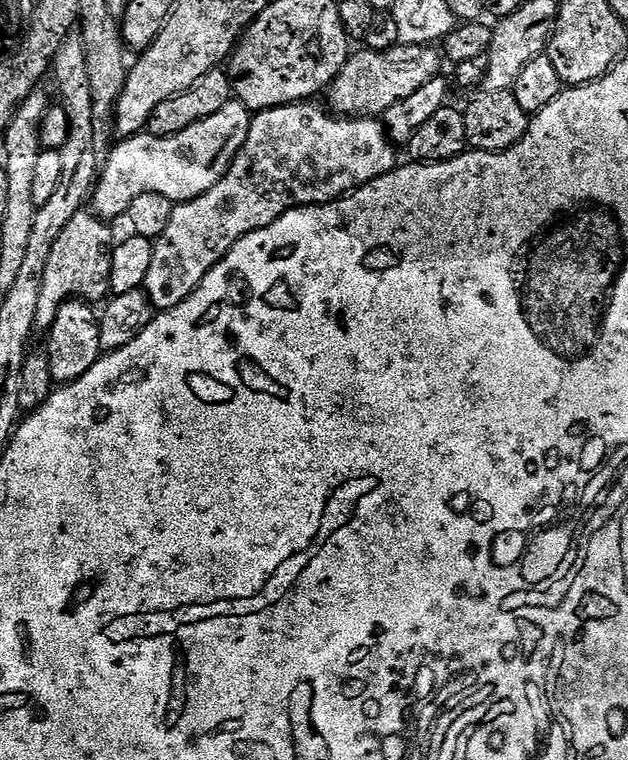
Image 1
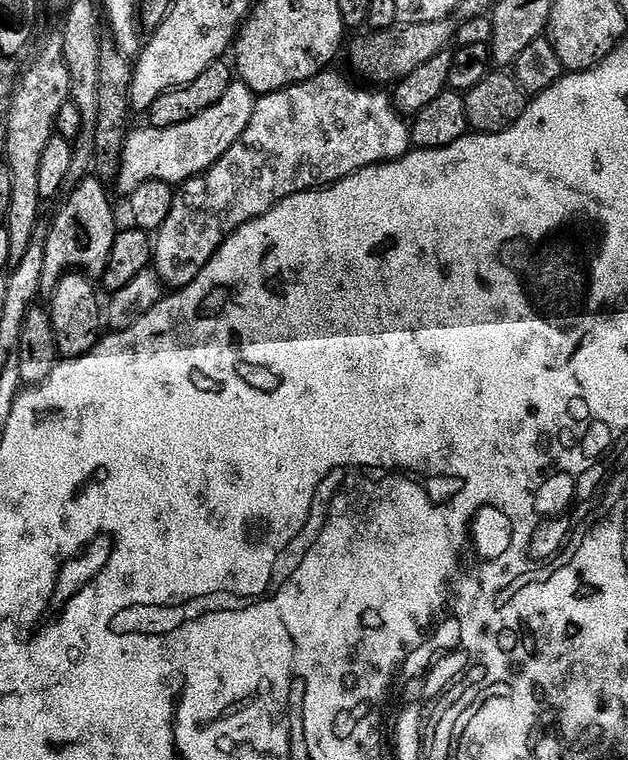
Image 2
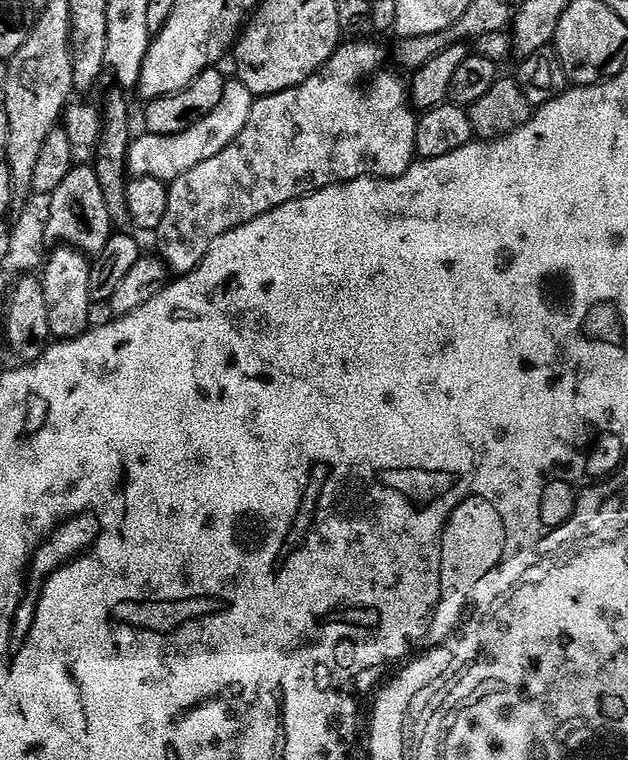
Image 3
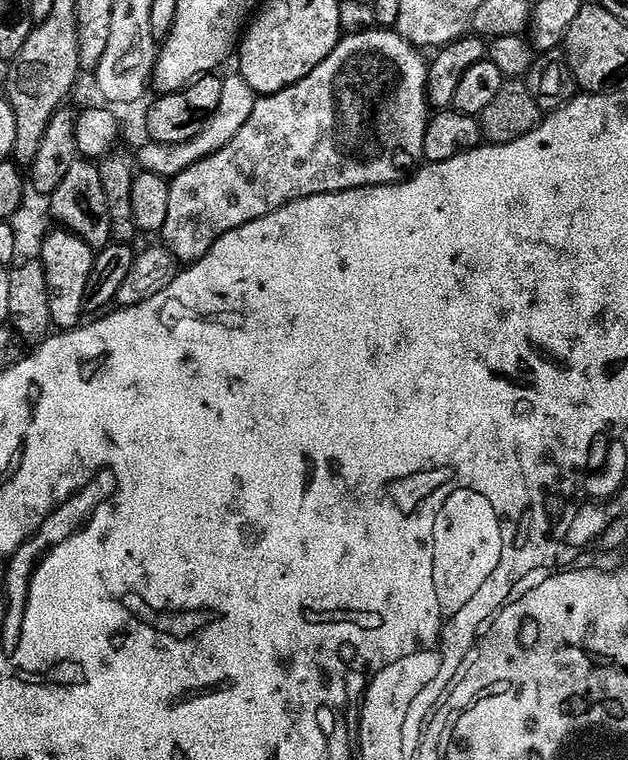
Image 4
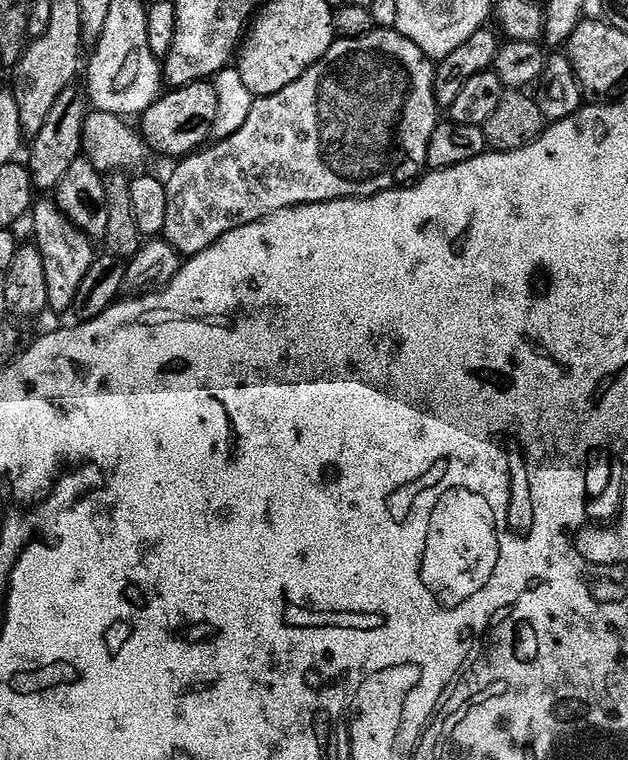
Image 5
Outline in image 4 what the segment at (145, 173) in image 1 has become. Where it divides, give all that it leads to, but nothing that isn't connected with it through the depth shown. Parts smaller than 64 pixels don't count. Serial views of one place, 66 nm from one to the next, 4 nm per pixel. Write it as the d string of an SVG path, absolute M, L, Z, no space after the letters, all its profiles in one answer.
M233 74L230 77L226 76L223 81L220 106L218 106L215 113L208 120L203 130L196 137L182 144L146 143L147 145L136 156L137 163L143 171L170 180L173 176L180 174L182 170L189 169L190 166L196 165L198 161L205 160L206 157L212 156L218 150L224 149L237 136L238 131L249 121L258 96L253 88L244 80L243 76L239 74Z

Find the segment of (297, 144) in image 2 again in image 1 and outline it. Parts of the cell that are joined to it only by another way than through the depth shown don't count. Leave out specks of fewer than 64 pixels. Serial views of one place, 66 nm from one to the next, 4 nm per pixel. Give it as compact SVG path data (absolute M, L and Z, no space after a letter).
M295 102L292 104L279 104L276 108L265 108L262 112L257 112L251 117L251 124L249 126L248 137L245 144L238 150L235 157L223 169L224 174L216 180L211 189L206 192L200 193L198 196L180 203L173 203L172 213L169 220L165 224L165 228L155 237L152 245L152 257L150 258L150 270L146 274L143 282L143 288L147 292L149 298L152 300L153 309L163 310L165 308L173 308L174 306L182 303L189 293L193 291L202 282L202 278L206 278L206 274L210 274L210 270L214 270L214 266L223 258L224 253L229 252L231 248L236 245L241 238L246 234L254 231L255 228L264 228L271 220L277 220L283 212L287 212L290 207L288 196L300 196L303 192L308 192L311 188L328 188L333 184L336 188L344 188L340 190L351 190L361 184L368 183L373 176L380 176L384 163L387 160L404 154L406 145L404 145L404 136L406 140L406 132L404 132L399 123L394 119L391 111L381 112L376 118L344 118L348 120L339 120L336 116L331 116L328 112L323 112L318 105L312 104L316 102Z

